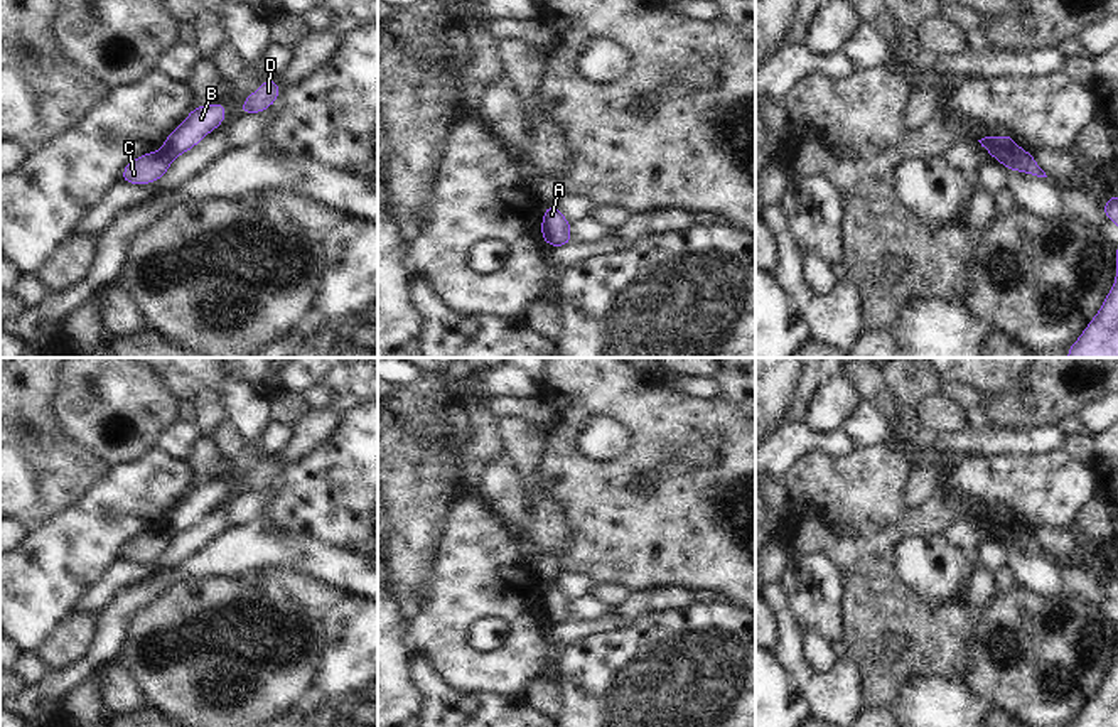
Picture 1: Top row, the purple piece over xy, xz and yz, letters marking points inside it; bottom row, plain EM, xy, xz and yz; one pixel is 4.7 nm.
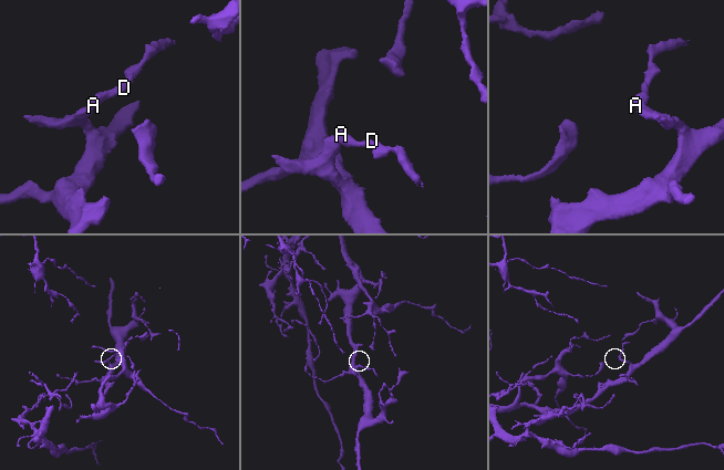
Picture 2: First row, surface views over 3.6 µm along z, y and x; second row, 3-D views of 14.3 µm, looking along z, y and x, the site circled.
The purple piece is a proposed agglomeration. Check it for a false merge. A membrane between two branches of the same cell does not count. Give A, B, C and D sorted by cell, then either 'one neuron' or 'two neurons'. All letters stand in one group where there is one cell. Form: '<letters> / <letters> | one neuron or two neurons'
A B D / C | two neurons

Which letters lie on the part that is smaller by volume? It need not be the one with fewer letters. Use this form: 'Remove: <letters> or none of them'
Remove: A, B, D

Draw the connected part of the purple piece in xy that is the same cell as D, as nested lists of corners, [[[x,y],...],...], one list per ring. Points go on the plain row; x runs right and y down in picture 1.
[[[265,457],[260,466],[251,471],[241,482],[239,491],[261,491],[263,487],[270,486],[277,476],[280,474],[280,466],[275,457]]]

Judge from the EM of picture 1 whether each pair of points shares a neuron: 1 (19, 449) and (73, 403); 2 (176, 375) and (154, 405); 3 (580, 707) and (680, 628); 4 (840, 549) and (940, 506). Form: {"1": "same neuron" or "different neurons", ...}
{"1": "different neurons", "2": "different neurons", "3": "same neuron", "4": "same neuron"}

